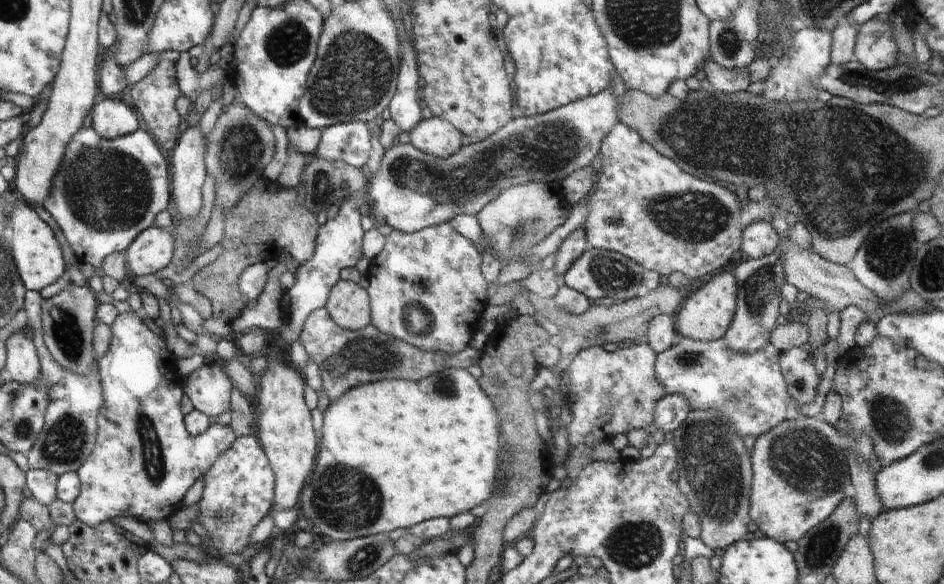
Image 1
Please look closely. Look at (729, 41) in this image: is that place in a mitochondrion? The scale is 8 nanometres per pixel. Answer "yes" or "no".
yes

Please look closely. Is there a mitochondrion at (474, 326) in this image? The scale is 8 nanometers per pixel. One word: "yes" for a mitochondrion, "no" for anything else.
no

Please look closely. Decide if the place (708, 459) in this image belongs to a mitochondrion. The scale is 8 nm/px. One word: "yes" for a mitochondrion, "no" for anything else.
yes

